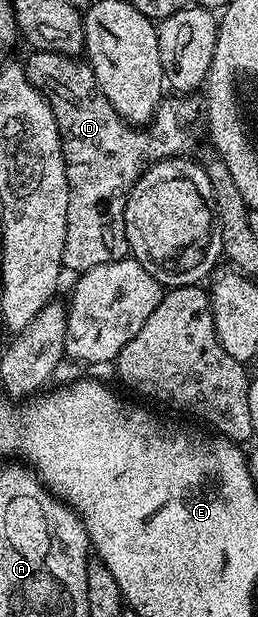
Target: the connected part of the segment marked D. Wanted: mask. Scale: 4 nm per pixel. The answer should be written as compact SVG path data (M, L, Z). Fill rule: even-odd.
M35 51L30 55L32 57L25 61L29 83L33 83L33 87L42 91L59 124L65 159L65 175L69 183L69 211L67 212L63 267L70 272L72 269L72 274L78 275L93 267L101 267L101 263L120 261L122 257L128 256L125 207L129 195L145 170L157 164L158 161L167 161L170 157L177 157L188 152L186 149L191 145L191 133L187 128L195 117L195 109L187 102L190 100L186 96L171 95L159 102L155 116L146 125L132 127L117 115L117 111L113 111L105 95L99 92L90 65L60 53Z

